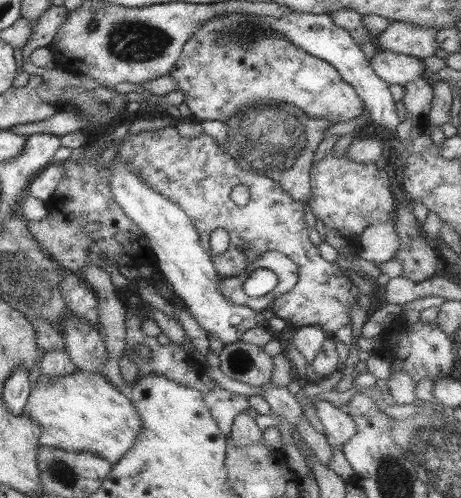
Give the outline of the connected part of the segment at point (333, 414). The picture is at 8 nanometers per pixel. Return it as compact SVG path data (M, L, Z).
M318 401L315 407L317 416L324 426L327 442L333 448L350 441L358 431L353 418L342 407L335 407L328 401Z

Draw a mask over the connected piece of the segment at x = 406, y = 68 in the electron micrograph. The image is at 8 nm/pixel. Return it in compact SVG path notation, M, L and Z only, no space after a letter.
M377 50L369 62L378 78L385 80L389 85L407 85L426 70L422 59L392 51Z

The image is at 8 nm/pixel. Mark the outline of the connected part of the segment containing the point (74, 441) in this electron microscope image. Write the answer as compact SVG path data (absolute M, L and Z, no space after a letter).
M79 369L66 376L52 376L50 380L41 375L32 382L22 414L44 430L39 439L41 446L85 451L104 458L112 466L134 446L142 428L138 411L122 391L116 389L104 375Z

